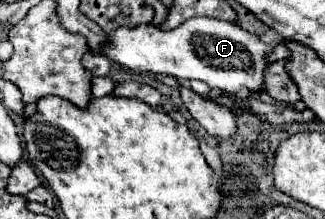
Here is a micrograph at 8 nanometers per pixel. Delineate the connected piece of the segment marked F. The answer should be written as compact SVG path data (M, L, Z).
M195 17L185 23L181 23L173 31L163 31L153 25L139 25L135 29L121 27L109 35L109 41L103 43L103 53L115 61L121 63L123 67L137 71L137 73L163 73L177 77L181 81L191 81L199 79L207 83L211 89L219 89L223 95L239 93L241 89L247 89L251 95L257 95L259 91L265 89L265 71L271 65L267 55L273 51L269 43L263 43L257 35L241 29L235 23L221 21L221 19L211 19L211 17Z

